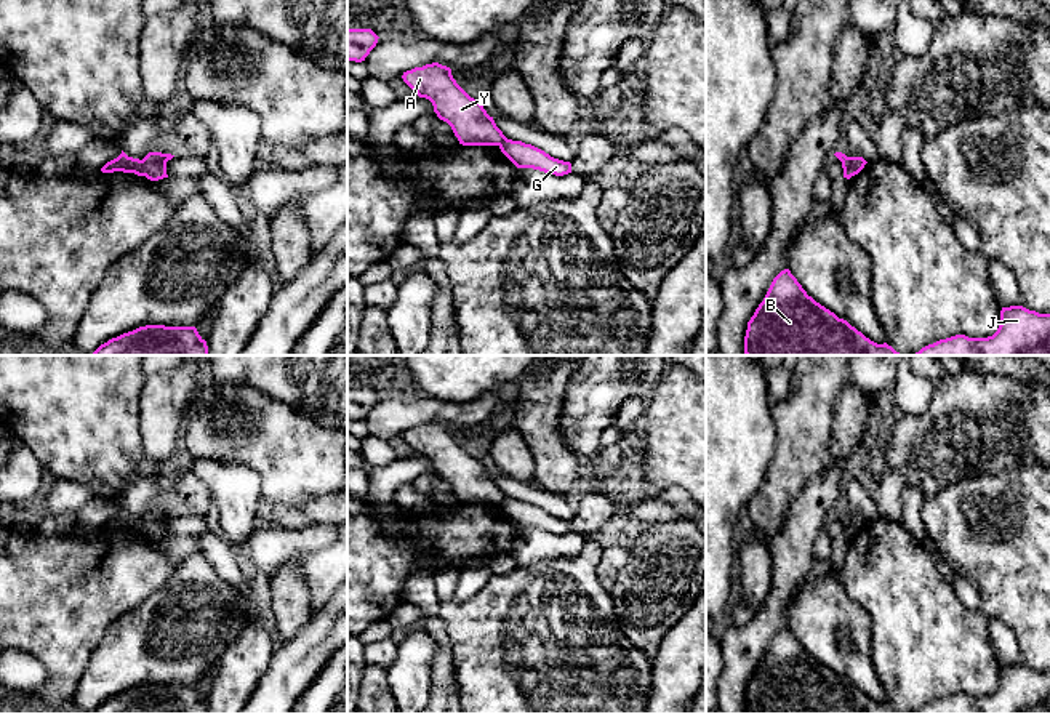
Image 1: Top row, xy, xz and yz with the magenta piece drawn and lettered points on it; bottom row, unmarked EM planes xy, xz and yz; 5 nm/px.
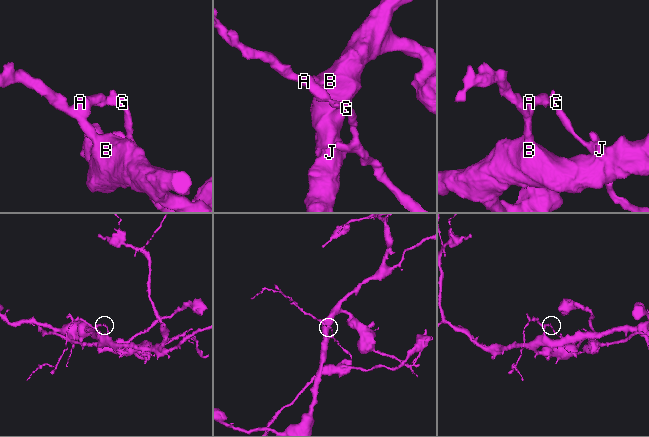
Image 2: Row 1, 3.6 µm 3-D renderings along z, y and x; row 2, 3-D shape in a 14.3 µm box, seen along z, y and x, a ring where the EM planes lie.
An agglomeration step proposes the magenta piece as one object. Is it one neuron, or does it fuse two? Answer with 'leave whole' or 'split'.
split

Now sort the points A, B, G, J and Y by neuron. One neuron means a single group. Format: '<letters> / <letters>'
A B J Y / G

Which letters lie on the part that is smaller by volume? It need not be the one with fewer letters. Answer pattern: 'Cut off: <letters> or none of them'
Cut off: G

